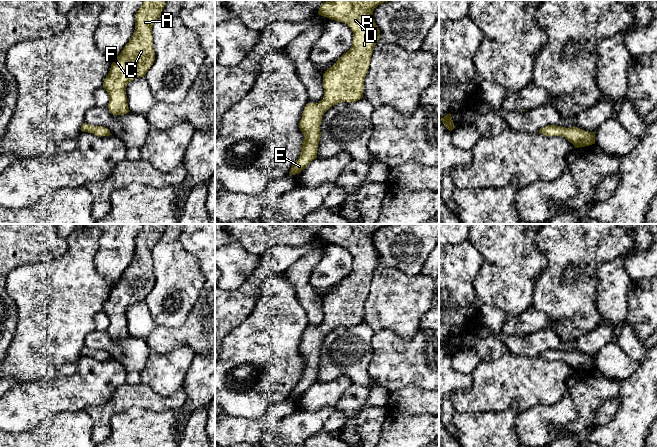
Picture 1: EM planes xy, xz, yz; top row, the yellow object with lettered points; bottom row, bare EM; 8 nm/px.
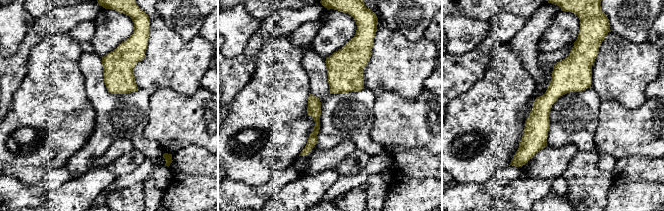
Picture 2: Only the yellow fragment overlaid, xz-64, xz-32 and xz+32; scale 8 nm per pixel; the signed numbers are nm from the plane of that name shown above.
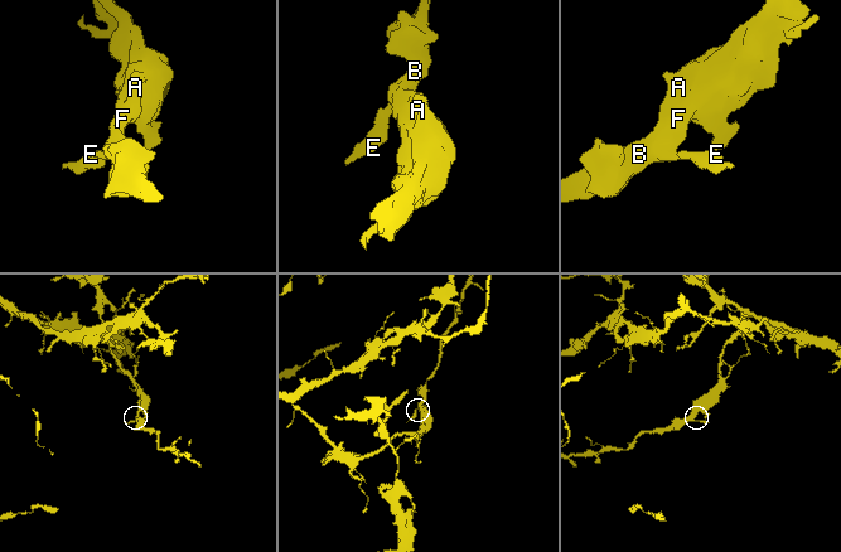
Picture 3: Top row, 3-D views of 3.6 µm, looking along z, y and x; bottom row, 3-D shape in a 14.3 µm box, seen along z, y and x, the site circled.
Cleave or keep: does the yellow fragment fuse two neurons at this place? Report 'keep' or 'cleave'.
cleave

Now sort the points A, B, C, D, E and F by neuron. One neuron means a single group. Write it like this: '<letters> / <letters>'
A B C D F / E

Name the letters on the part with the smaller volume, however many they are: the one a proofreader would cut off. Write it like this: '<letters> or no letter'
E

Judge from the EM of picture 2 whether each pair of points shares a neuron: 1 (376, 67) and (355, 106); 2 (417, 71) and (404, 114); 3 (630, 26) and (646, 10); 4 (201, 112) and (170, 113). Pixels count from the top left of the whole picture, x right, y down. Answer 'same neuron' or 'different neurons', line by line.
1: different neurons
2: different neurons
3: same neuron
4: same neuron

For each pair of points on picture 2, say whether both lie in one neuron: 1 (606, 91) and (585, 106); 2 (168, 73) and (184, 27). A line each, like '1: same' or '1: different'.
1: different
2: different

